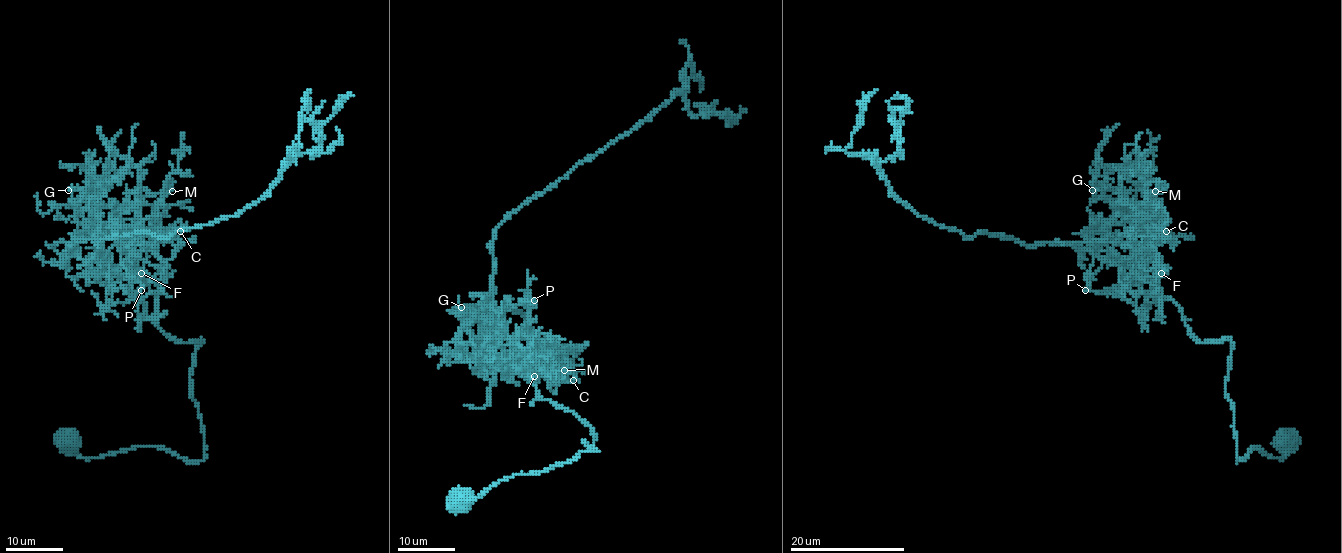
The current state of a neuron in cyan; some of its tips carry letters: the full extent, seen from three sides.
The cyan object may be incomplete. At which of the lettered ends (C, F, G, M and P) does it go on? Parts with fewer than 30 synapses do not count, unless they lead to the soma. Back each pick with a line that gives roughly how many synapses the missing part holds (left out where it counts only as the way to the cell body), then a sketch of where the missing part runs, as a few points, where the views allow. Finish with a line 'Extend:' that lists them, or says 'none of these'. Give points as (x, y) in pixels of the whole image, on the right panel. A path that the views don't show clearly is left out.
Extend: none of these

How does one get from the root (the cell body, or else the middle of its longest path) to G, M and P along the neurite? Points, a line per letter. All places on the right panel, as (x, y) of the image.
G: (1281, 445), (1236, 461), (1233, 343), (1199, 342), (1092, 250), (1124, 208), (1092, 190)
M: (1281, 445), (1236, 461), (1233, 343), (1131, 290), (1114, 246), (1155, 191)
P: (1281, 445), (1236, 461), (1229, 339), (1199, 342), (1094, 246), (1085, 290)

